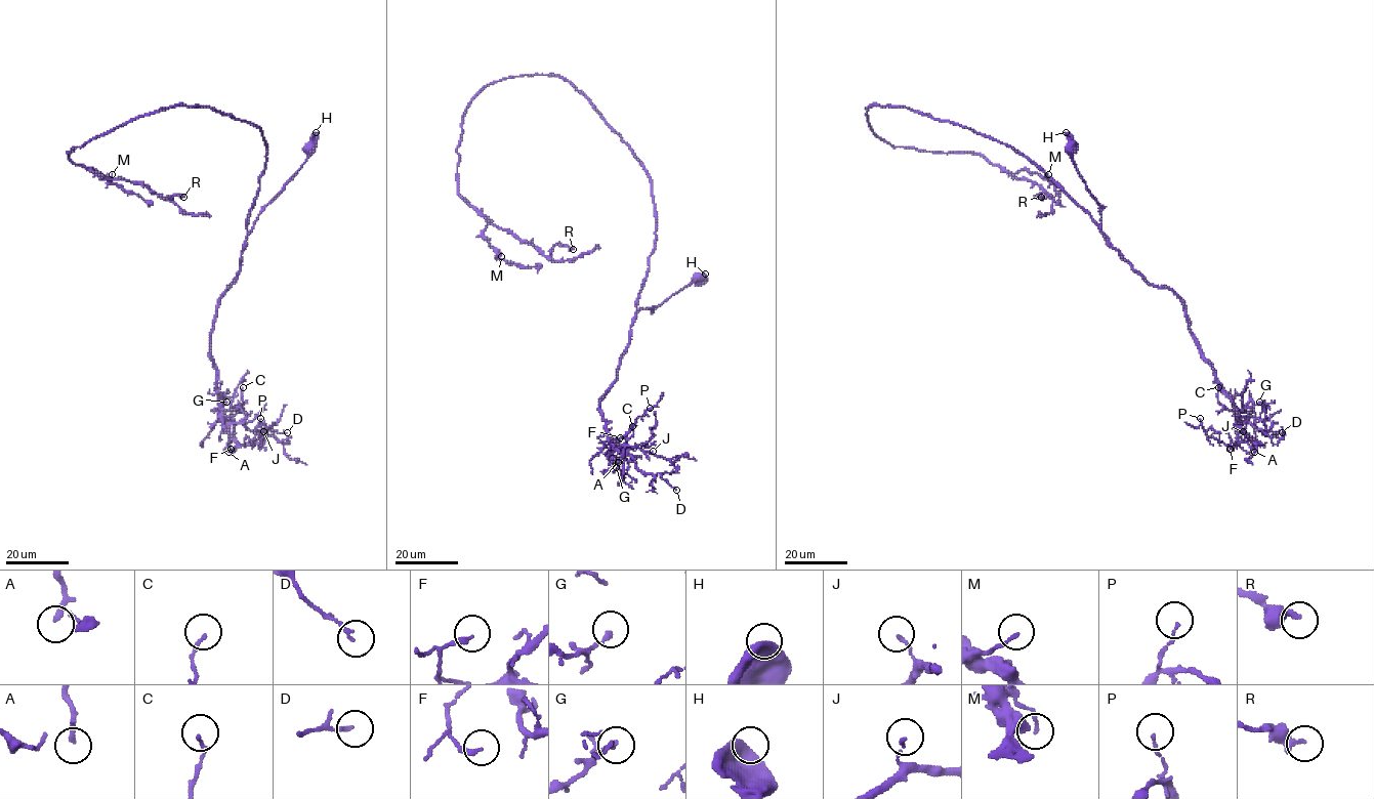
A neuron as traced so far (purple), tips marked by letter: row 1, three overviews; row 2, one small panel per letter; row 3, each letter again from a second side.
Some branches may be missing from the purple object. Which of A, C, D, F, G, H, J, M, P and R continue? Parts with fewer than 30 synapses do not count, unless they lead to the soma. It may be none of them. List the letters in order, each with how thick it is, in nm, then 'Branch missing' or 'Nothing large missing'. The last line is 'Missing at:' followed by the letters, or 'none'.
A: Thickness 150 nm. Branch missing
C: Thickness 130 nm. Nothing large missing
D: Thickness 140 nm. Nothing large missing
F: Thickness 190 nm. Nothing large missing
G: Thickness 170 nm. Nothing large missing
H: Thickness 650 nm. Nothing large missing
J: Thickness 120 nm. Nothing large missing
M: Thickness 120 nm. Nothing large missing
P: Thickness 100 nm. Nothing large missing
R: Thickness 200 nm. Nothing large missing
Missing at: A

